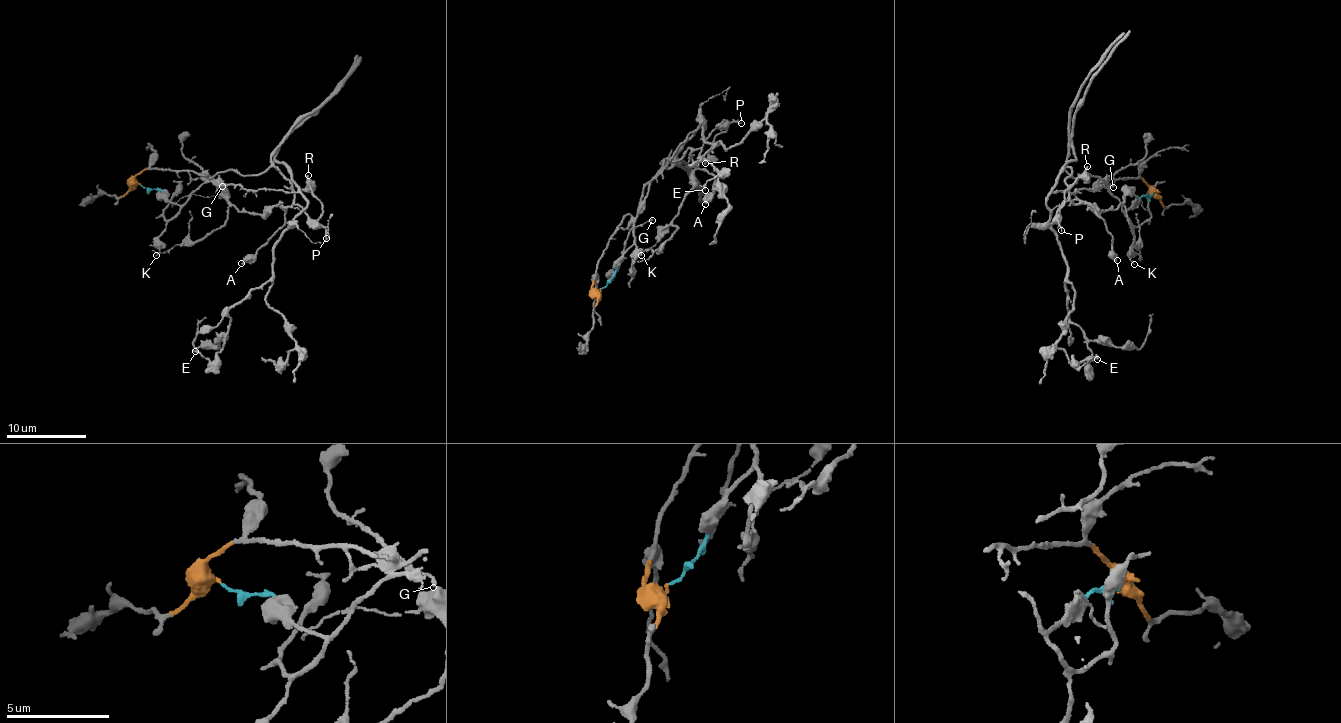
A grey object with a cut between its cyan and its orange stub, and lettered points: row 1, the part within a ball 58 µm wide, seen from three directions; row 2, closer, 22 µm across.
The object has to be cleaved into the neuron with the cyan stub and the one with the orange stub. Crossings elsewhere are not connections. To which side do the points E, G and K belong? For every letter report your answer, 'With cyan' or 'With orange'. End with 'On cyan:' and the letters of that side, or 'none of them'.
E: With cyan
G: With orange
K: With cyan
On cyan: E, K

